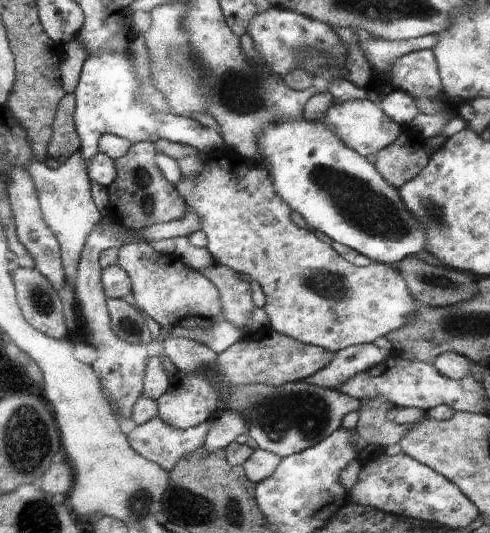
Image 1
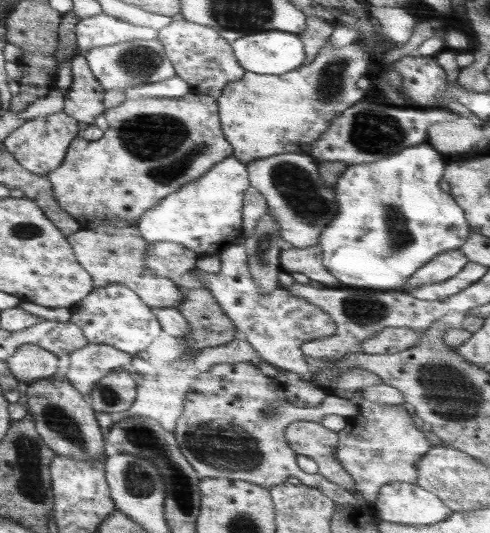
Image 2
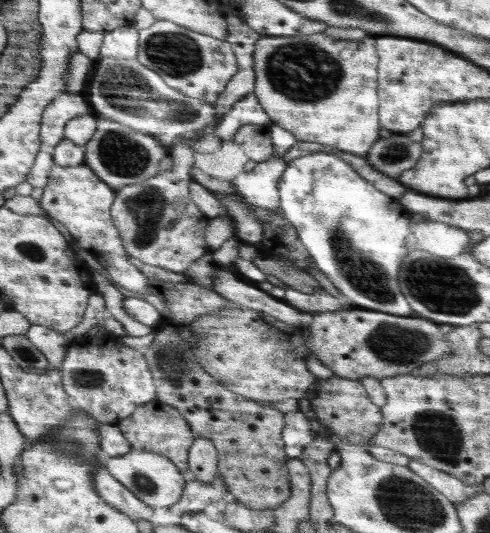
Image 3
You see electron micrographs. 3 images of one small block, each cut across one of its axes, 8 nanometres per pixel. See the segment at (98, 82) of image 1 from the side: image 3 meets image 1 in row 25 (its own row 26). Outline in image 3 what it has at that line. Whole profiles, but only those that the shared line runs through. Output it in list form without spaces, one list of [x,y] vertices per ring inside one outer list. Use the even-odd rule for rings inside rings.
[[[123,26],[110,32],[104,32],[101,58],[124,58],[134,60],[139,50],[139,30],[134,26]]]

